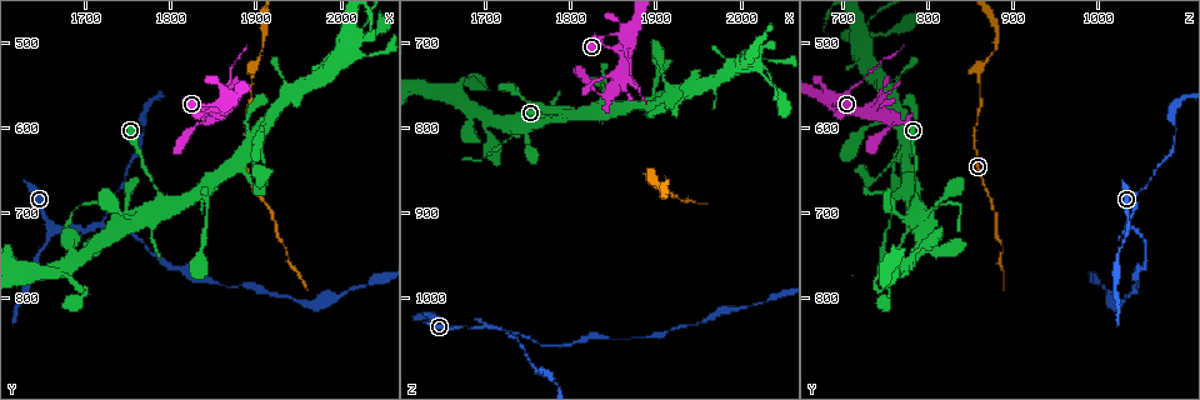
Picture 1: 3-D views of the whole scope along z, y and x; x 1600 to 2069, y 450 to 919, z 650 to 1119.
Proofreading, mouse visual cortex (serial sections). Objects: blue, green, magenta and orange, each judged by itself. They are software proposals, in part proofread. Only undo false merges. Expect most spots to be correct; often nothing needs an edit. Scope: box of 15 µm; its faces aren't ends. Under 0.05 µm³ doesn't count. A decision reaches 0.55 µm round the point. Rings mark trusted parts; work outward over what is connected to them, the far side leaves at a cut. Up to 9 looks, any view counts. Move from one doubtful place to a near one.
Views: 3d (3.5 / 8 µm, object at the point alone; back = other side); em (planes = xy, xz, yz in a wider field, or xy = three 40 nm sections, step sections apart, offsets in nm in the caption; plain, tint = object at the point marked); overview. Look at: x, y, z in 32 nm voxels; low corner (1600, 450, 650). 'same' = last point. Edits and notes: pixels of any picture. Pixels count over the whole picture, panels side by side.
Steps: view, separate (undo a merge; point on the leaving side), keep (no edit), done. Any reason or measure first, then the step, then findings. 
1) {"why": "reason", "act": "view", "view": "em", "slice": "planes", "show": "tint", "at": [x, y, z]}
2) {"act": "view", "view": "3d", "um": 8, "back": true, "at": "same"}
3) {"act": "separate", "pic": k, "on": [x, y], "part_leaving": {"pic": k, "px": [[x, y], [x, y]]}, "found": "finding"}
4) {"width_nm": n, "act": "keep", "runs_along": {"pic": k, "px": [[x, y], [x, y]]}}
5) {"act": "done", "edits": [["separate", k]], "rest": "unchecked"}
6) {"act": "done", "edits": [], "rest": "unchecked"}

{"why": "three-way junction", "act": "view", "view": "3d", "um": 8, "at": [1785, 690, 785]}

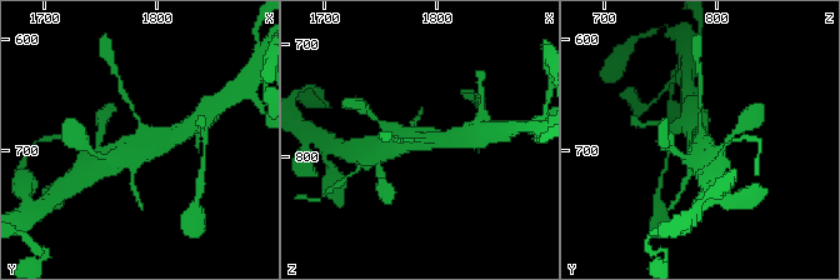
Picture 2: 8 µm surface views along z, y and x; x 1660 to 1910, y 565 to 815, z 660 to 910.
{"arms": 3, "arm_widths_nm": [100, 500, 600], "act": "view", "view": "em", "slice": "xy", "step": 5, "show": "tint", "at": [1788, 686, 784]}

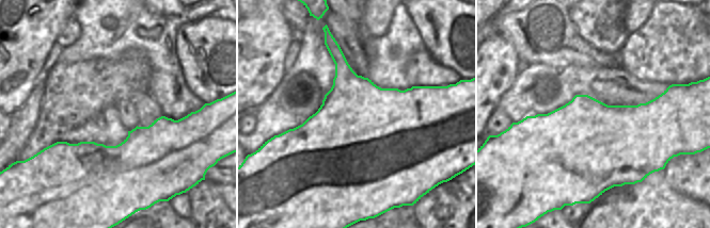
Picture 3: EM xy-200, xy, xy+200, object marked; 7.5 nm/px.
{"act": "keep", "runs_along": {"pic": 2, "px": [[130, 104], [148, 143], [176, 135]]}, "found": "one cell here"}

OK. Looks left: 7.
{"why": "three-way junction", "act": "view", "view": "3d", "um": 3.5, "at": [1660, 715, 1040]}

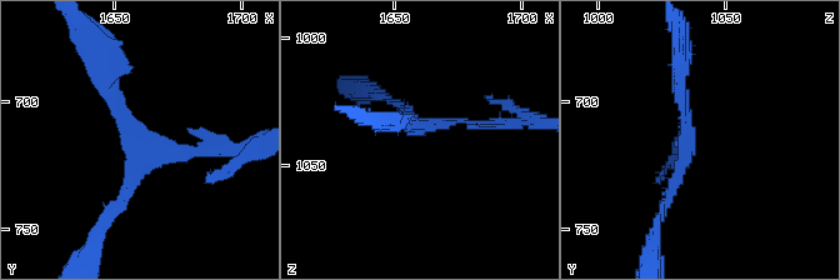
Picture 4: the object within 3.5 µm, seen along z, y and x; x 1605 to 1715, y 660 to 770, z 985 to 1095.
{"why": "now the EM", "act": "view", "view": "em", "slice": "xy", "step": 5, "show": "tint", "at": [1659, 714, 1035]}

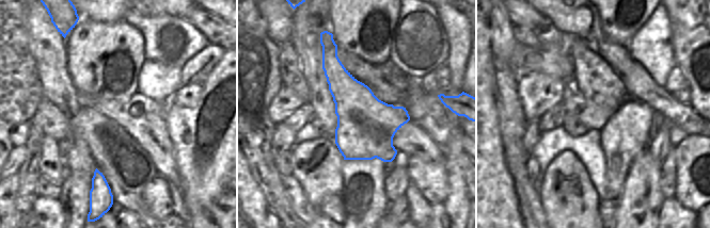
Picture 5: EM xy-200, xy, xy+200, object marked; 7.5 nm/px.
{"act": "keep", "runs_along": {"pic": 4, "px": [[103, 66], [145, 146], [223, 150]]}, "found": "all the same cell"}

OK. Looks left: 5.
{"why": "two arms in line, one across", "act": "view", "view": "3d", "um": 8, "back": true, "at": [1720, 715, 1035]}

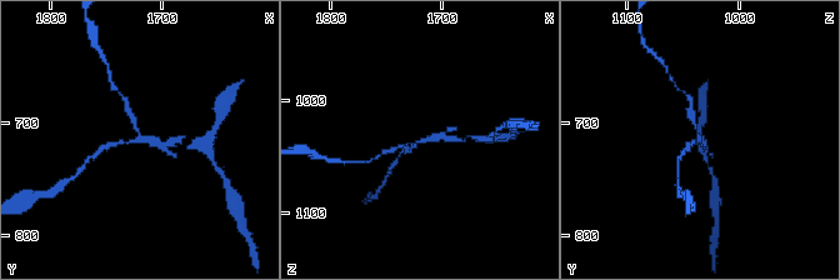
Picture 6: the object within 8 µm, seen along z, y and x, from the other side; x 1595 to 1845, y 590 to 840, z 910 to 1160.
{"arms": 3, "arm_widths_nm": [150, 150, 150], "why": "now the EM", "act": "view", "view": "em", "slice": "xy", "step": 5, "show": "tint", "at": [1718, 716, 1038]}

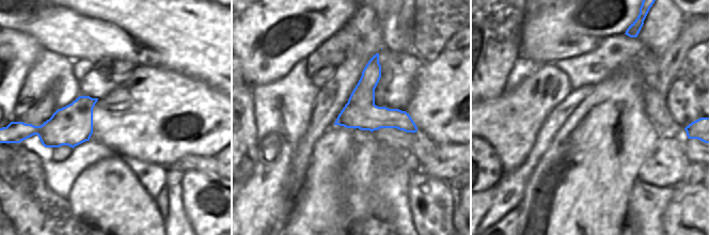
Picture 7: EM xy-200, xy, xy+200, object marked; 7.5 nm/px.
{"act": "separate", "pic": 6, "on": [691, 115], "found": "a second cell is stuck on"}

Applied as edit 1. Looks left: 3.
{"why": "thick turns thin", "act": "view", "view": "3d", "um": 3.5, "at": [1895, 535, 865]}

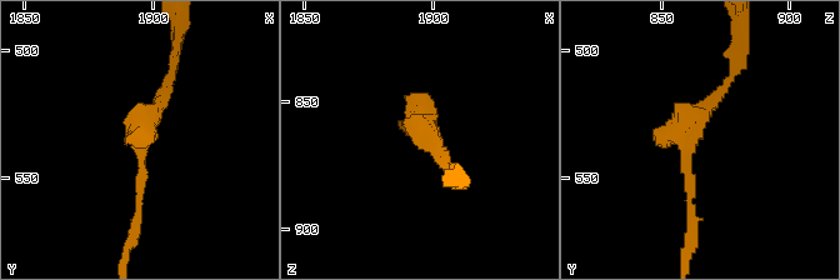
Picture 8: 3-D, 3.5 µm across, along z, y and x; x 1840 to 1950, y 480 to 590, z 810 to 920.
{"arm_widths_nm": [100, 150], "act": "view", "view": "em", "slice": "xy", "step": 2, "show": "tint", "at": [1896, 537, 862]}

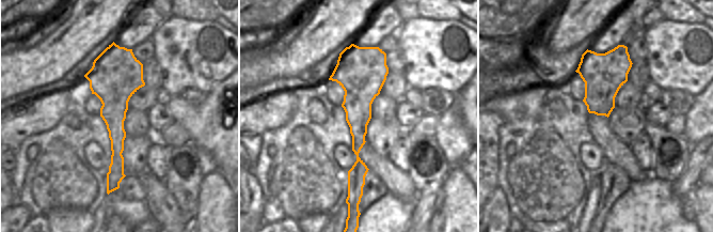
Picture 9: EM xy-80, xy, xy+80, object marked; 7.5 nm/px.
{"act": "keep", "runs_along": {"pic": 9, "px": [[376, 49], [362, 71], [358, 172], [350, 186]]}, "found": "all the same cell"}

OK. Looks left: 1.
{"act": "done", "edits": [["separate", 6]], "rest": "unchecked"}

